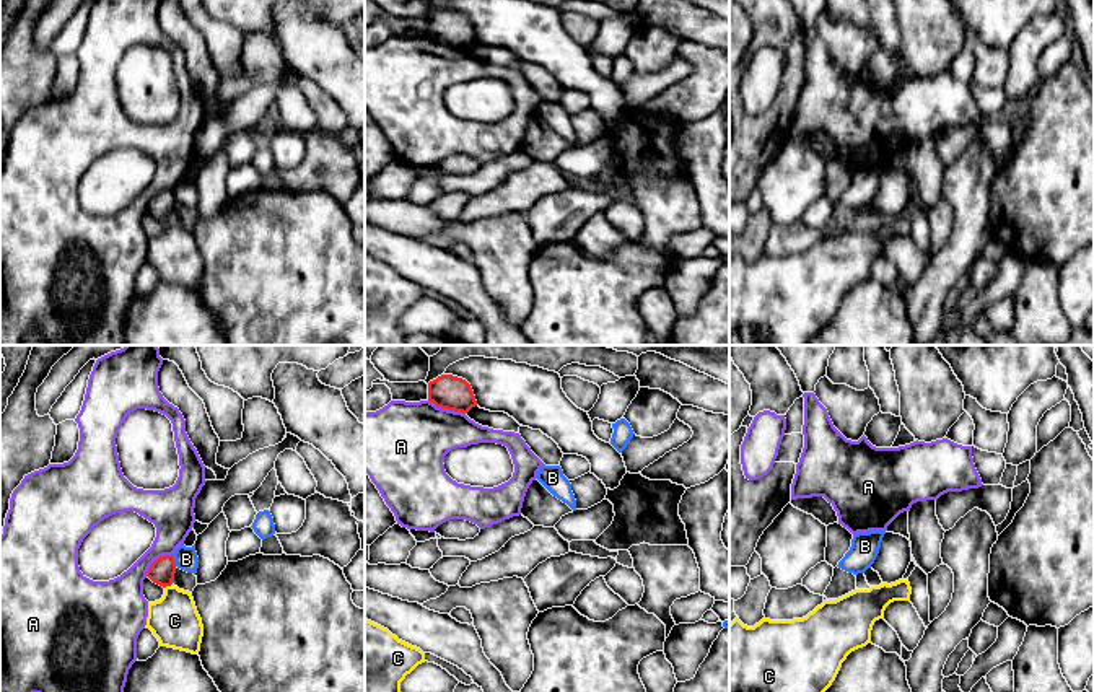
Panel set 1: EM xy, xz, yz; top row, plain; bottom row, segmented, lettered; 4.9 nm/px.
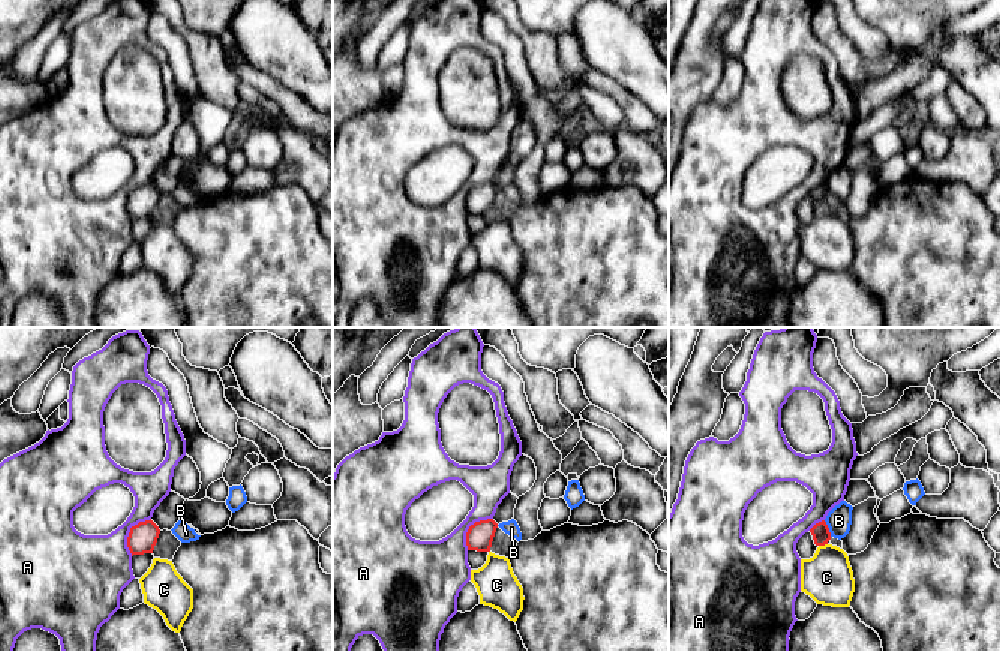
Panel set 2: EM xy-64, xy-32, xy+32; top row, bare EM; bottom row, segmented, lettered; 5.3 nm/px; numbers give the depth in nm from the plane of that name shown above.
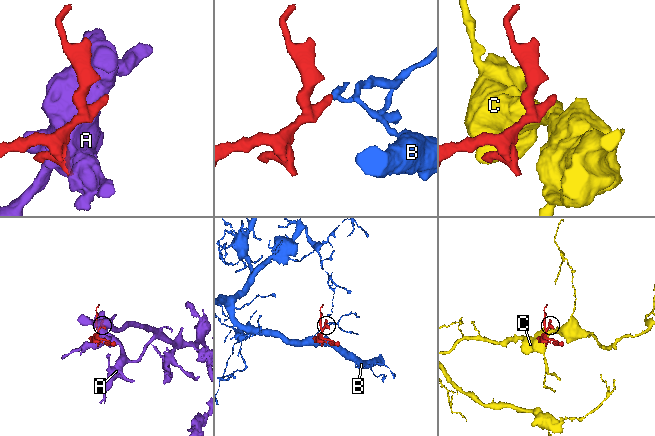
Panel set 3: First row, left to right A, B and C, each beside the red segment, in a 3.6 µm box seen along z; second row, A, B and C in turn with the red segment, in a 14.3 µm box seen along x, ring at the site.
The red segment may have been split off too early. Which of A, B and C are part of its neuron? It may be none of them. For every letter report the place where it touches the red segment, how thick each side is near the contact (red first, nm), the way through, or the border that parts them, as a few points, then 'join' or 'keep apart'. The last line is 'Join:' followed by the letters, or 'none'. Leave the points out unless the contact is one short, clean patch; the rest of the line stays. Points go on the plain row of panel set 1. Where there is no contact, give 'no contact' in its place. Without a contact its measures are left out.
A: meets red in xz at (446, 43); 170 nm thick on the red side, 380 nm on the other; keep apart
B: meets red in xy at (173, 196); 130 nm thick on the red side, 120 nm on the other; border along xy (171, 191), (176, 201); keep apart
C: meets red in xy at (168, 220); 130 nm thick on the red side, 240 nm on the other; border along xy (171, 218), (165, 223); keep apart
Join: none

